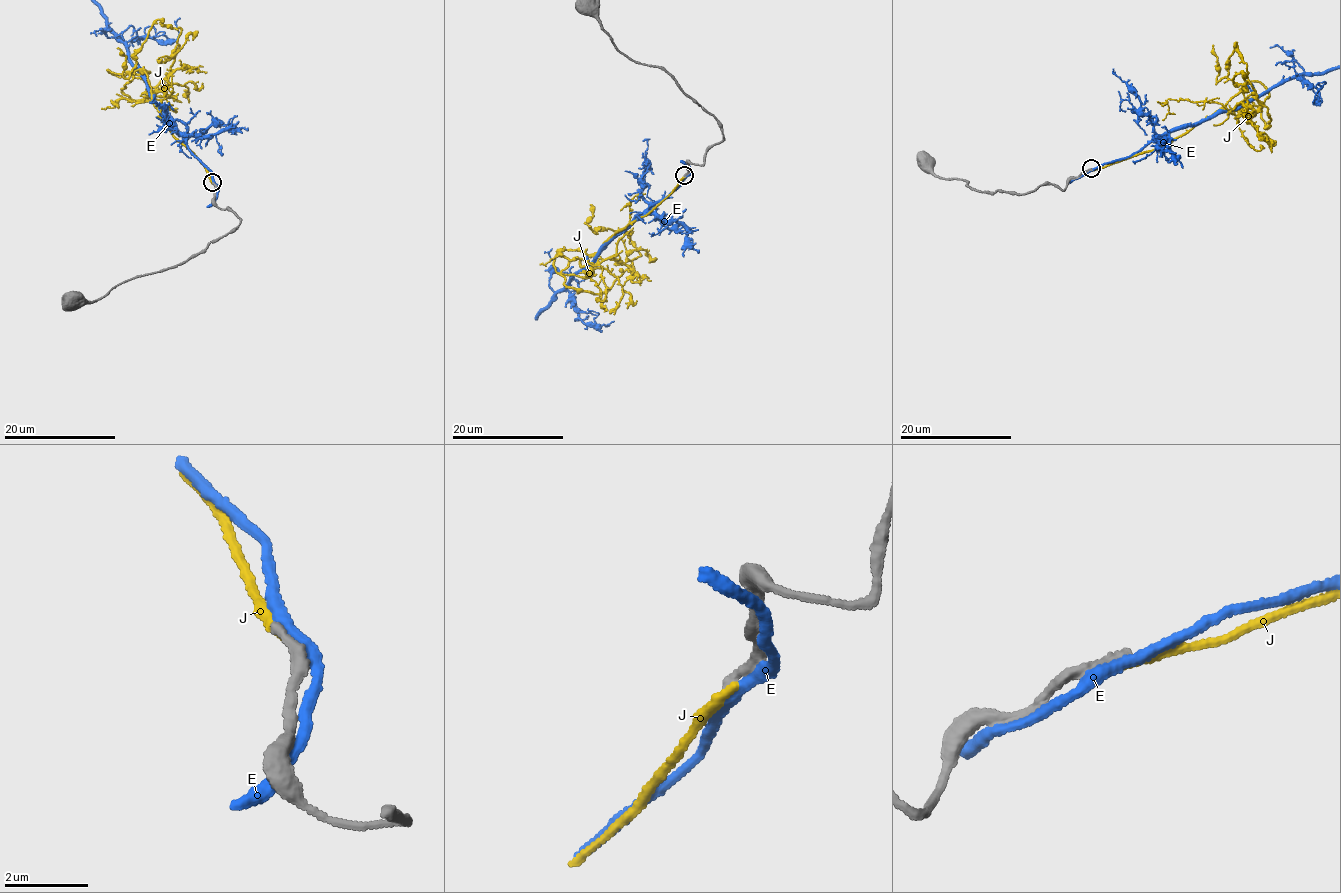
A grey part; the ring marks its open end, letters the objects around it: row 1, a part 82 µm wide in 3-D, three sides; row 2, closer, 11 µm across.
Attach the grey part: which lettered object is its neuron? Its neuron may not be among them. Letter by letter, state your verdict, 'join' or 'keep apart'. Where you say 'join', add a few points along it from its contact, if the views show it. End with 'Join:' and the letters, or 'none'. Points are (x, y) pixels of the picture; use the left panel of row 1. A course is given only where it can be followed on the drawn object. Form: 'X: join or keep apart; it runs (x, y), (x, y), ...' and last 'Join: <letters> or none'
E: keep apart
J: keep apart
Join: none

